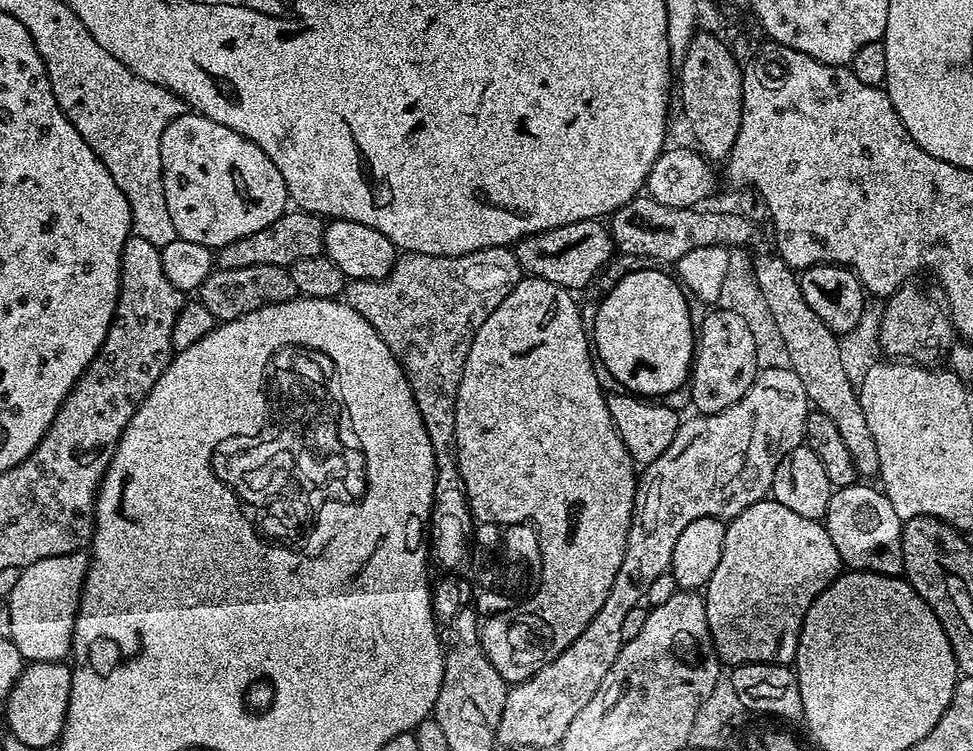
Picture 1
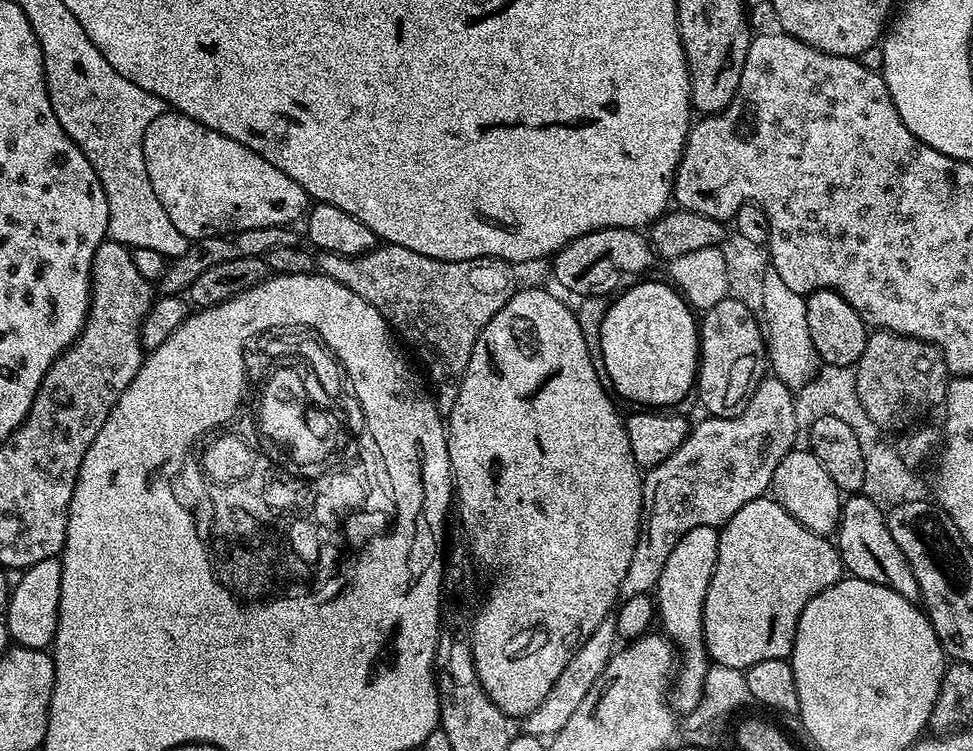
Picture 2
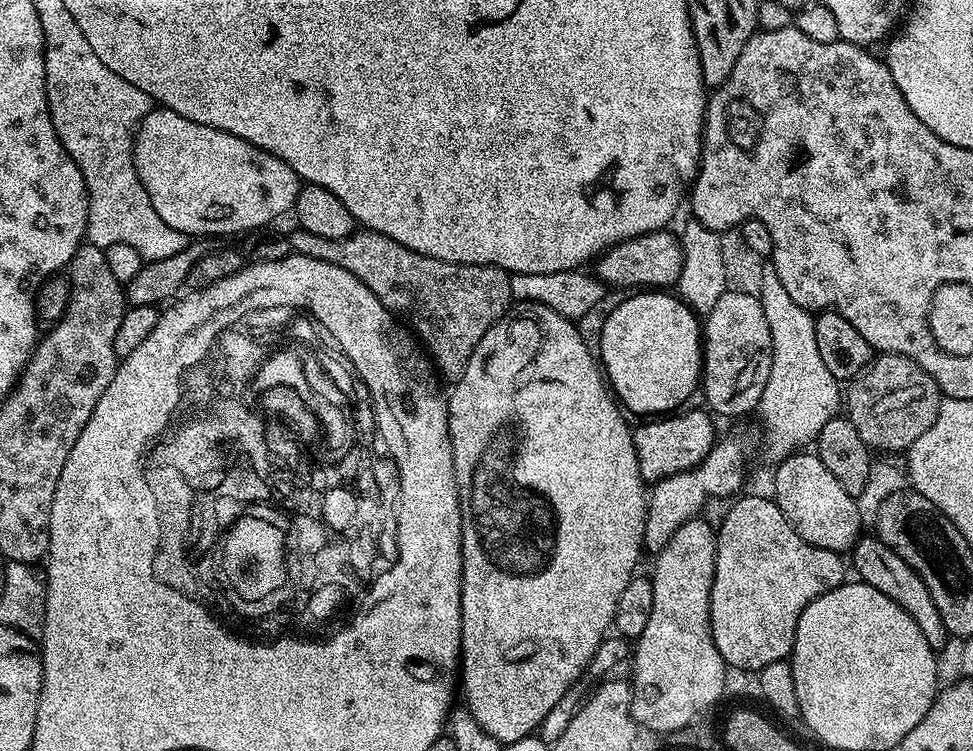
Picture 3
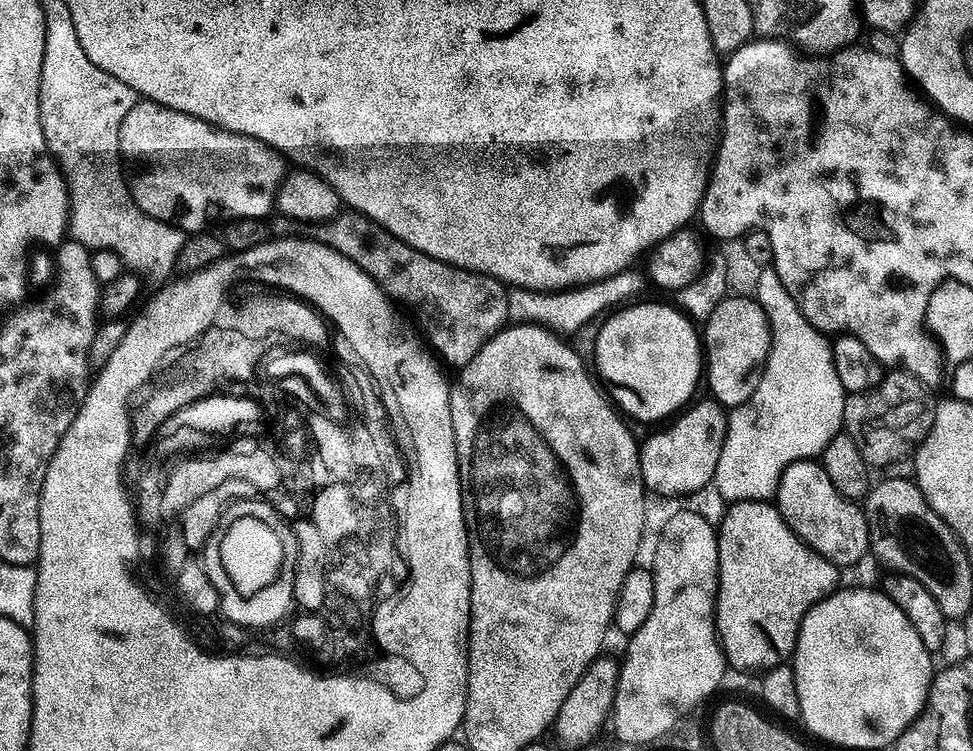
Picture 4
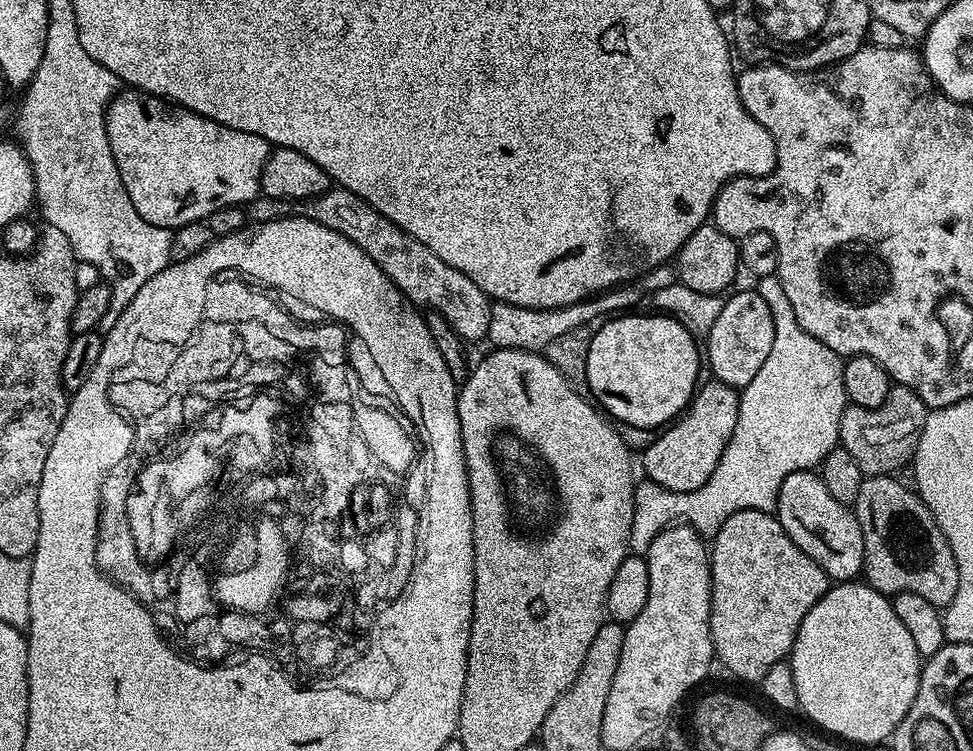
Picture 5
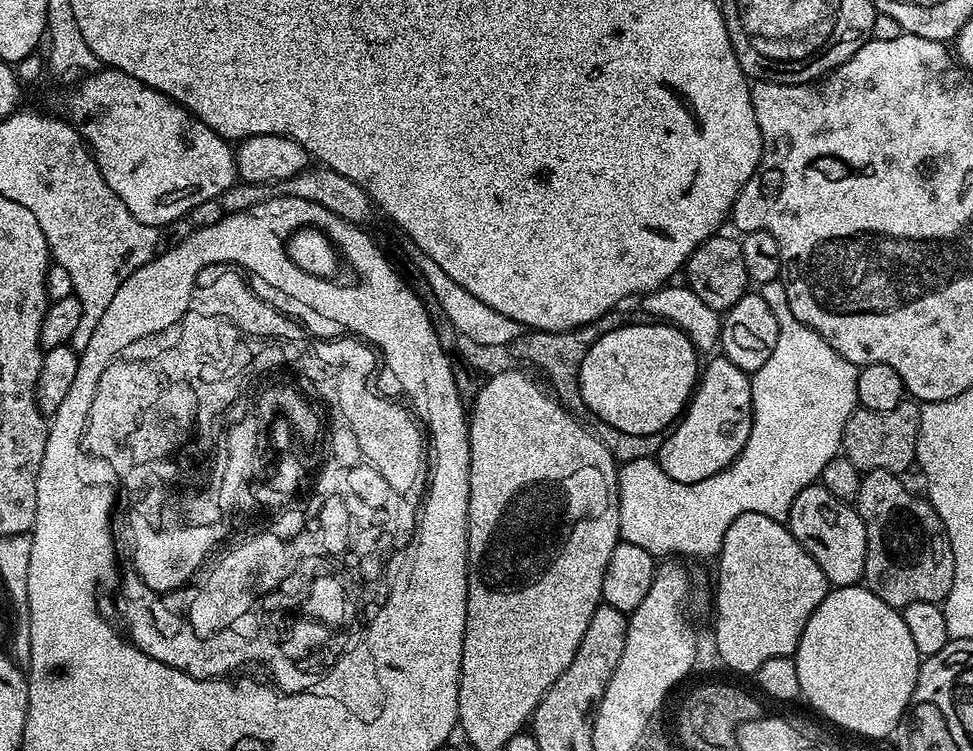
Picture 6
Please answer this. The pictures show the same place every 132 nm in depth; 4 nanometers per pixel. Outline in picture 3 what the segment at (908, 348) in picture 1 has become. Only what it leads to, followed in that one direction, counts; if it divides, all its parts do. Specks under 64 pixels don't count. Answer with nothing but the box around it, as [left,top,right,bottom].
[846,352,942,453]

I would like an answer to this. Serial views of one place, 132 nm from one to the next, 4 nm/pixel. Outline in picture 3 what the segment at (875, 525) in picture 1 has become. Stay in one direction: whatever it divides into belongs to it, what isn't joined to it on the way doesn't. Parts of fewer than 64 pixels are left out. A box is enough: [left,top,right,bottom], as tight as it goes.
[850,535,950,650]

